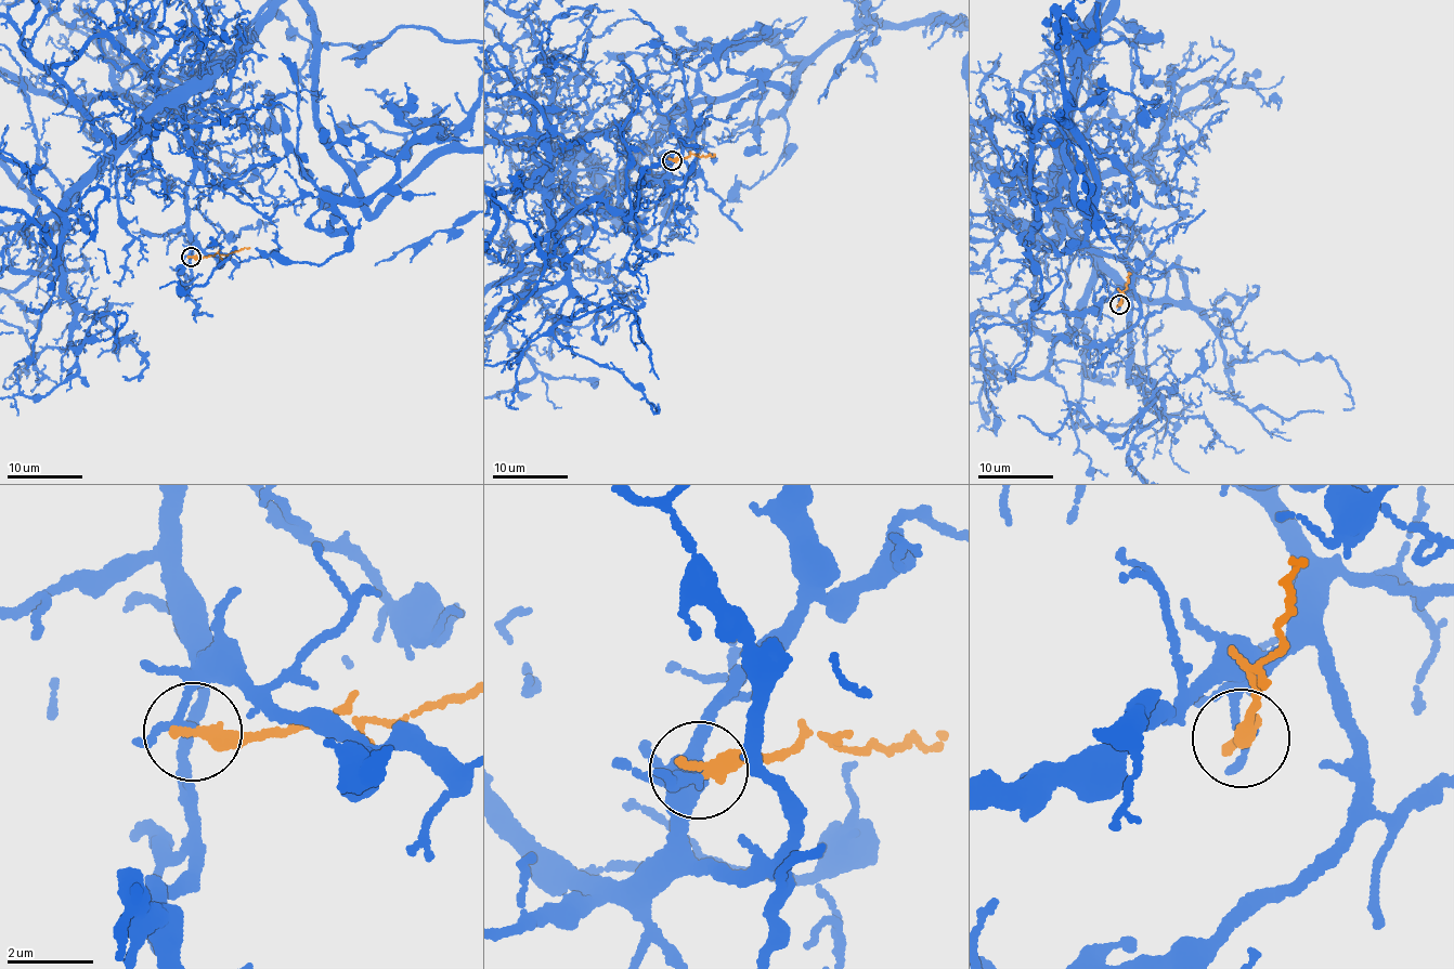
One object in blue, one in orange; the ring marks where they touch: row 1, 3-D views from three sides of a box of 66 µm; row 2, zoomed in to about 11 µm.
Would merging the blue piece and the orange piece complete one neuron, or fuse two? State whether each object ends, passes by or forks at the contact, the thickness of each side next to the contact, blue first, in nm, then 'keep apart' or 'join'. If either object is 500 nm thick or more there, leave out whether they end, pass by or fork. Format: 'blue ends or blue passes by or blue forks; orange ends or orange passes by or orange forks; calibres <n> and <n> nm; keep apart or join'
blue passes by; orange ends; calibres 170 and 380 nm; join

